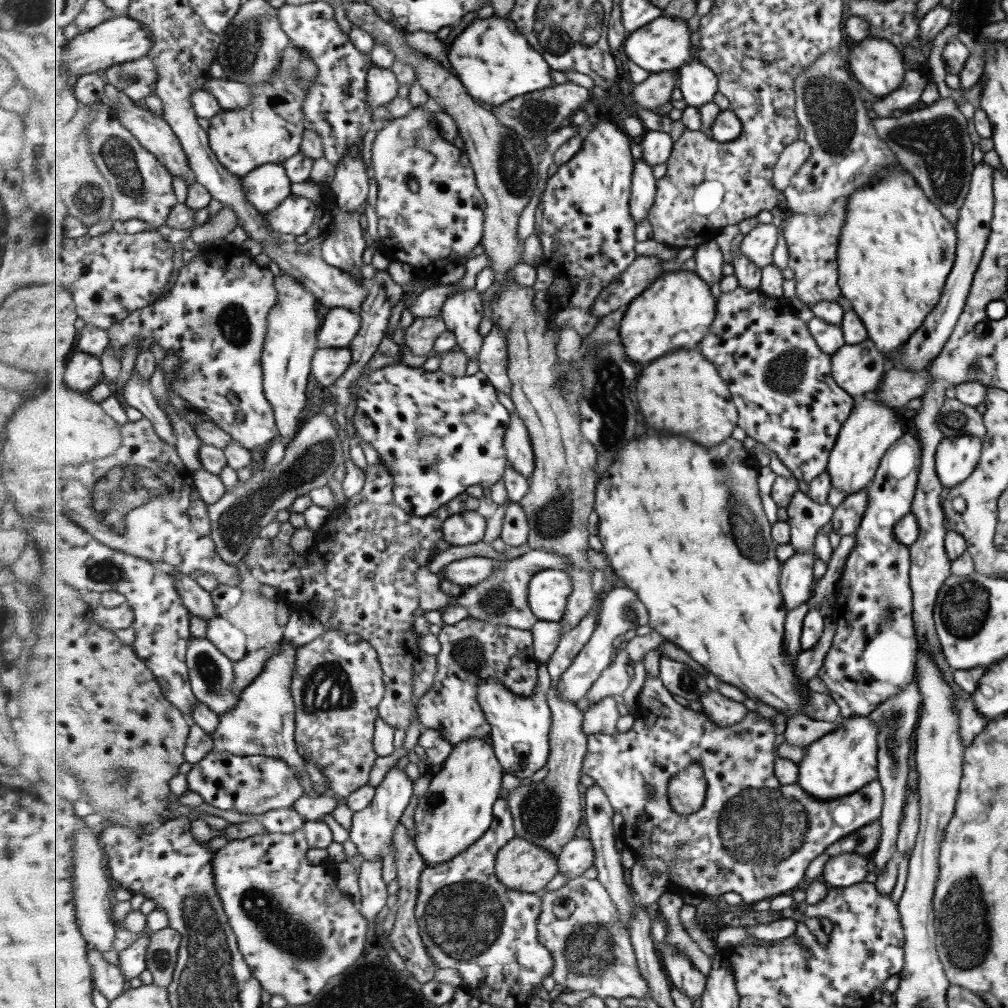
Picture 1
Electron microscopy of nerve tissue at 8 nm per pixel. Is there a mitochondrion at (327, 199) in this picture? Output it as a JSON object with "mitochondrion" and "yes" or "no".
{"mitochondrion":"no"}

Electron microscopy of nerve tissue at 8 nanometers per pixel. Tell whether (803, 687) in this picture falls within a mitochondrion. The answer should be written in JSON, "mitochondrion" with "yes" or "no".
{"mitochondrion":"no"}

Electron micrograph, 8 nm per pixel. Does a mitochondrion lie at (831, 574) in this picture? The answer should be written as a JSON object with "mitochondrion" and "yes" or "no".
{"mitochondrion":"no"}

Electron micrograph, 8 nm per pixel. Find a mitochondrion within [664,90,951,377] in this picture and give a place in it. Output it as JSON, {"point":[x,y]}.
{"point":[942,248]}

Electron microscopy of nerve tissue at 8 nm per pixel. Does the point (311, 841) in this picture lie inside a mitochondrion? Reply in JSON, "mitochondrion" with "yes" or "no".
{"mitochondrion":"no"}

